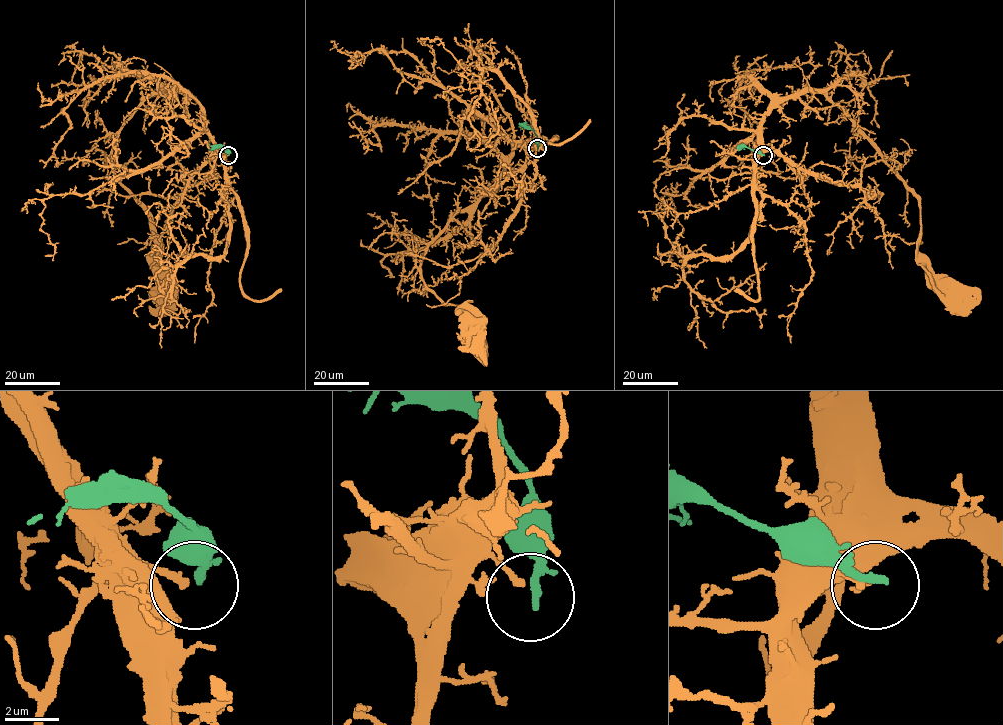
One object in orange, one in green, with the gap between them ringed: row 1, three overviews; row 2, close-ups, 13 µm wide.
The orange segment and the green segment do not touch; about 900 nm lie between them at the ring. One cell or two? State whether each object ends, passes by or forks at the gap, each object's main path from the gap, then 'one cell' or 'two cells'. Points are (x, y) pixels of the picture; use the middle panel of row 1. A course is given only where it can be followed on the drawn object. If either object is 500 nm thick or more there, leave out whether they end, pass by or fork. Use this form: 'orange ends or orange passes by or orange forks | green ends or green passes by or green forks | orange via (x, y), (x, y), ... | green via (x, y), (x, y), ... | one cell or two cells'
orange ends | green ends | orange via (536, 147), (516, 145), (420, 263), (443, 302), (465, 303), (477, 343) | green via (537, 148), (535, 133), (519, 127) | two cells

